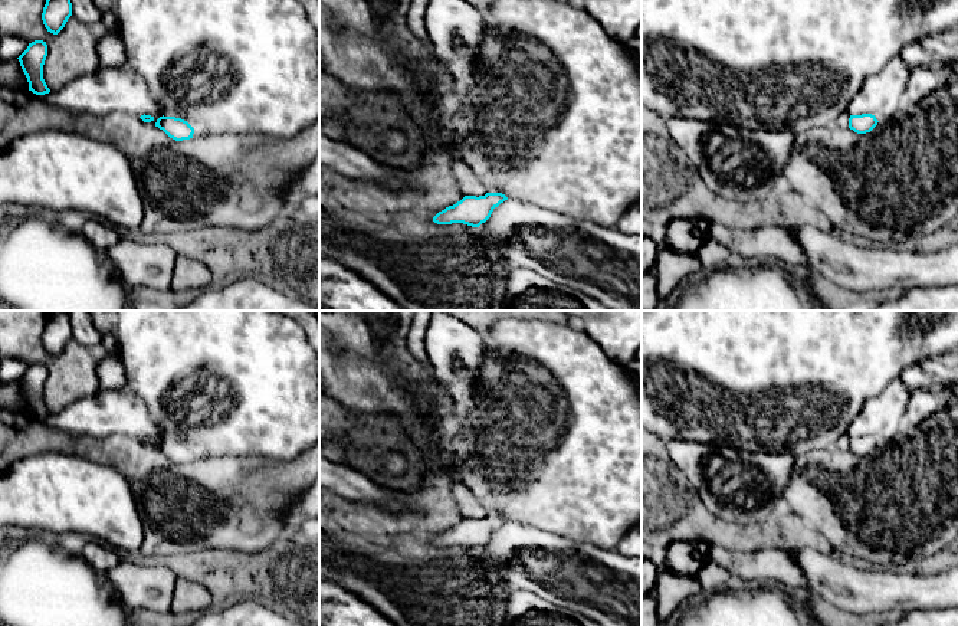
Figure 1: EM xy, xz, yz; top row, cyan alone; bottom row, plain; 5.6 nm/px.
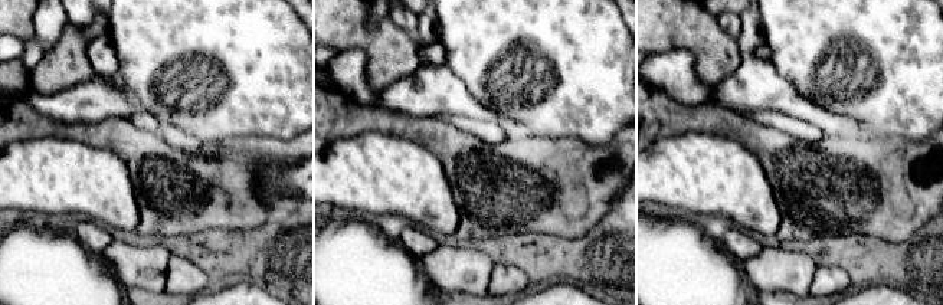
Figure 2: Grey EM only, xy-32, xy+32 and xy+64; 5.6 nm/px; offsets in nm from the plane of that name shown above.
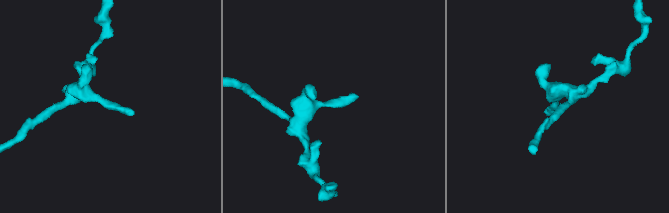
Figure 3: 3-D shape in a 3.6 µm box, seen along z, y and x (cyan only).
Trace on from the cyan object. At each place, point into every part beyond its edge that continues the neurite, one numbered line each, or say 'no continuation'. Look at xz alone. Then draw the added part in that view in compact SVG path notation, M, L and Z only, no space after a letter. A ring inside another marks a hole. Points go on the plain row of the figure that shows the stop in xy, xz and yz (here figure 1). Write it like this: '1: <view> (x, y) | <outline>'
no continuation

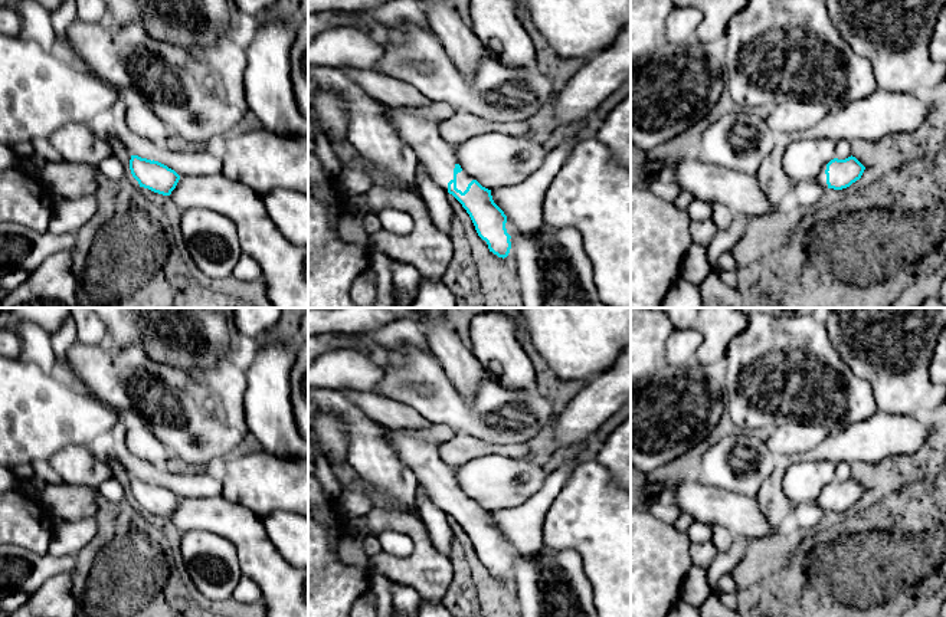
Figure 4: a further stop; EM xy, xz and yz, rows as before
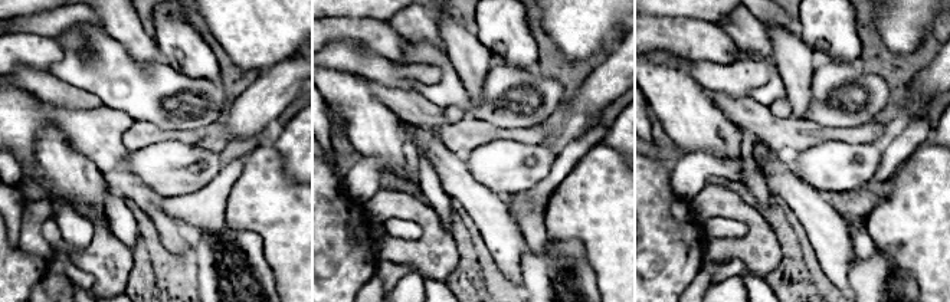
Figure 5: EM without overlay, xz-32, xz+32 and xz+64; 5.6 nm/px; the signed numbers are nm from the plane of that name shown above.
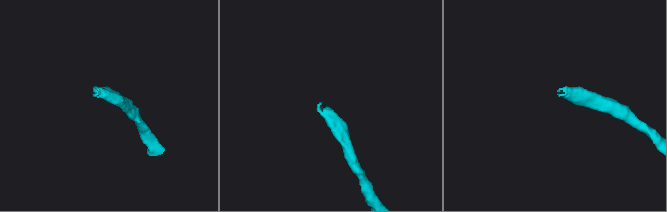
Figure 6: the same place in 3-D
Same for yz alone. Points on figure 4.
1: yz (821, 501) | M826 488L818 495L815 503L825 512L828 511L826 506L826 496L825 496Z

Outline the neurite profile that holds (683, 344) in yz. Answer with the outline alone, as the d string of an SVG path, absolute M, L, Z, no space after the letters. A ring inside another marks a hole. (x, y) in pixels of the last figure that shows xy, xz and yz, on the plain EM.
M675 328L665 347L667 364L672 371L697 370L695 357L703 342L703 335L694 328Z

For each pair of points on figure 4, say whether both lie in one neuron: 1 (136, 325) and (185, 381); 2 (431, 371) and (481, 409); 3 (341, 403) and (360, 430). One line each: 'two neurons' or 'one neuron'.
1: two neurons
2: one neuron
3: one neuron

